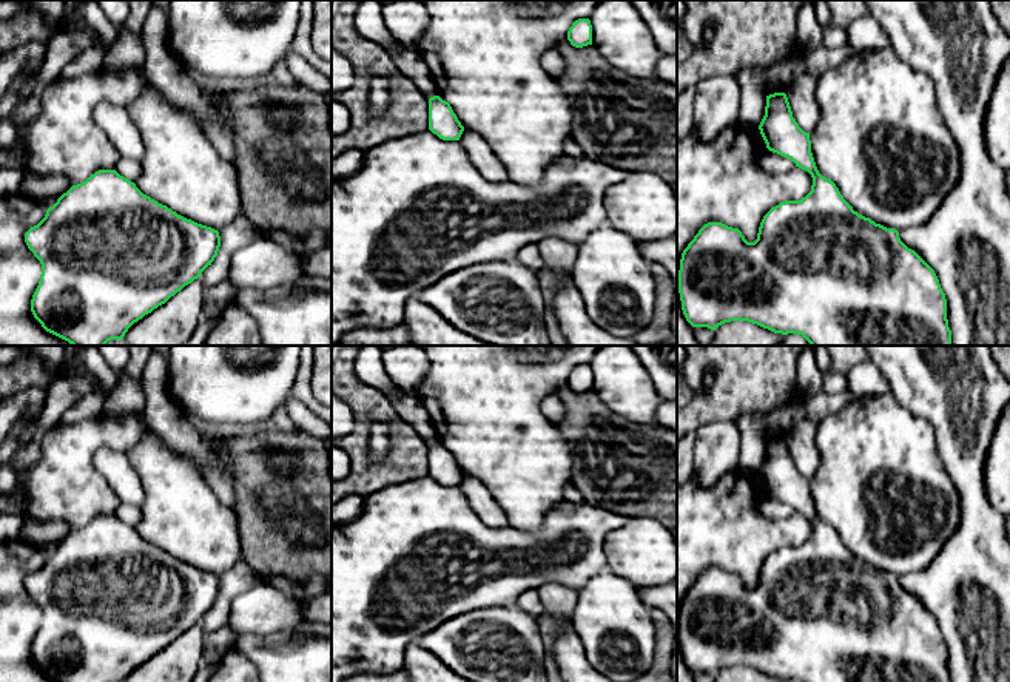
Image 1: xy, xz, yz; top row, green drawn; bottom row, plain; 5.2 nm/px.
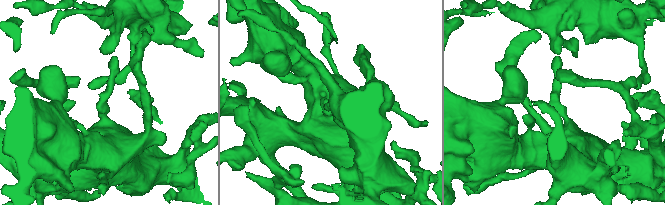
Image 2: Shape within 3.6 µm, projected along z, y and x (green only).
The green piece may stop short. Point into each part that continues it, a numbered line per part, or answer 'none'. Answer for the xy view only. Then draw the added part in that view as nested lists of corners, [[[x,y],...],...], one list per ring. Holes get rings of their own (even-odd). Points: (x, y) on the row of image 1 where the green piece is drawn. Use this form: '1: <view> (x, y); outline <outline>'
none

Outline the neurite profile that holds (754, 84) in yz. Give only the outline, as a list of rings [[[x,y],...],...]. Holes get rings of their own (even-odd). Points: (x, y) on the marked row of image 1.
[[[805,51],[797,57],[774,65],[768,69],[745,69],[737,76],[740,85],[739,122],[748,127],[759,127],[766,106],[766,93],[779,85],[788,88],[796,79],[805,76]]]

